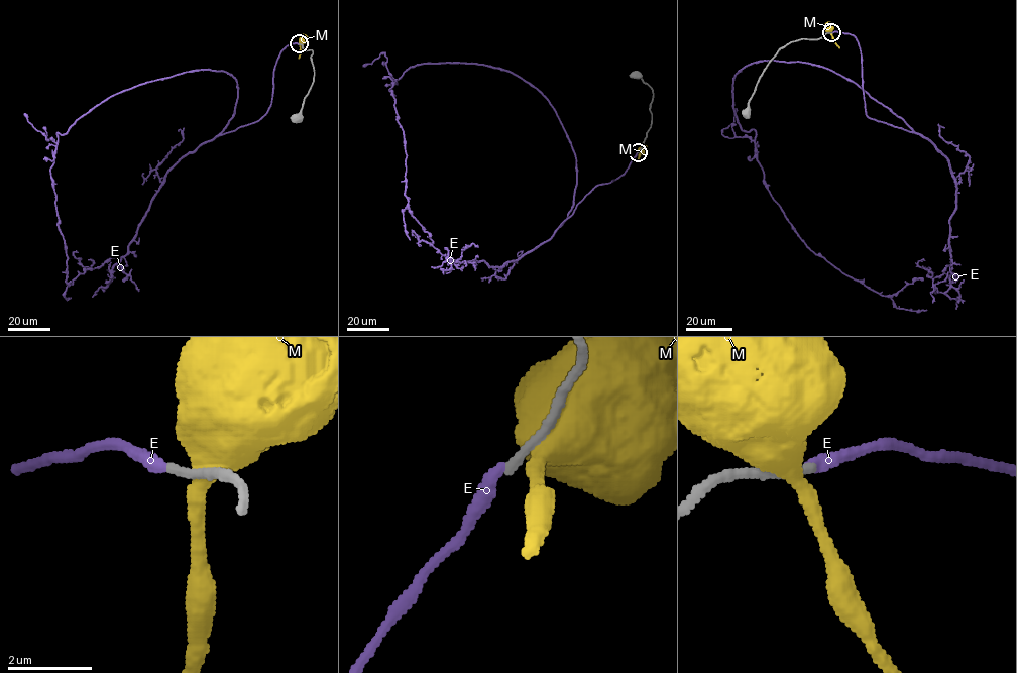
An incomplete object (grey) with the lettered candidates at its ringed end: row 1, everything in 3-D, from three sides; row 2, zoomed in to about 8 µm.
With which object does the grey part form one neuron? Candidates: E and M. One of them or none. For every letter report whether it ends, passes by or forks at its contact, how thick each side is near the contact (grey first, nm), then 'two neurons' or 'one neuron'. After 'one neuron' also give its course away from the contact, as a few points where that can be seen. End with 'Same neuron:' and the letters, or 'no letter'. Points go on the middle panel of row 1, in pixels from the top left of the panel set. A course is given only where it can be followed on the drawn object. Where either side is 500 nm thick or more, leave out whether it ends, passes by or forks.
E: it ends there; 200 nm thick on the grey side, 320 nm on the other; one neuron; it runs (638, 152), (559, 227), (576, 159), (550, 101), (482, 65), (411, 66), (389, 89), (410, 239)
M: 300 nm thick on the grey side, 600 nm on the other; two neurons
Same neuron: E

